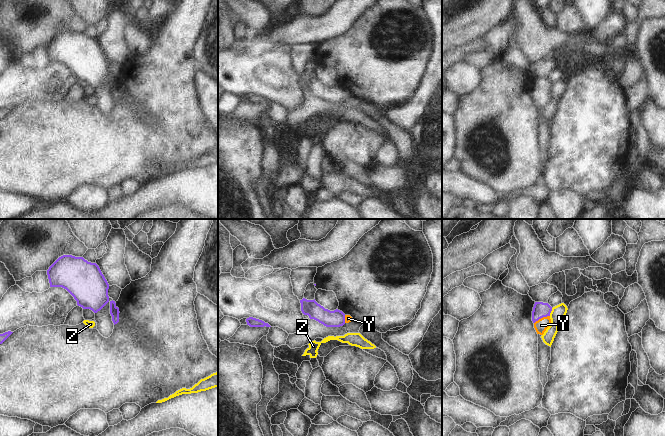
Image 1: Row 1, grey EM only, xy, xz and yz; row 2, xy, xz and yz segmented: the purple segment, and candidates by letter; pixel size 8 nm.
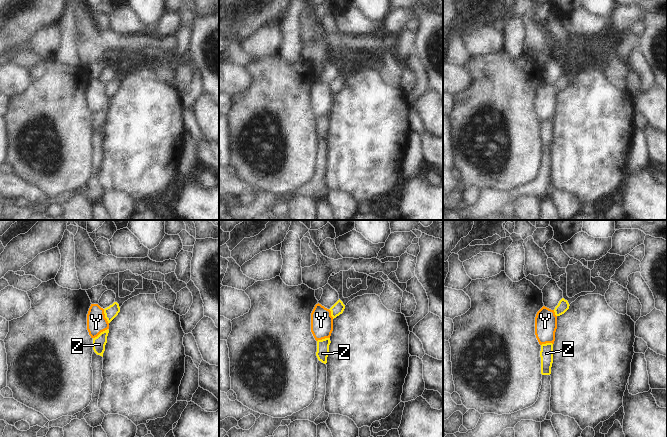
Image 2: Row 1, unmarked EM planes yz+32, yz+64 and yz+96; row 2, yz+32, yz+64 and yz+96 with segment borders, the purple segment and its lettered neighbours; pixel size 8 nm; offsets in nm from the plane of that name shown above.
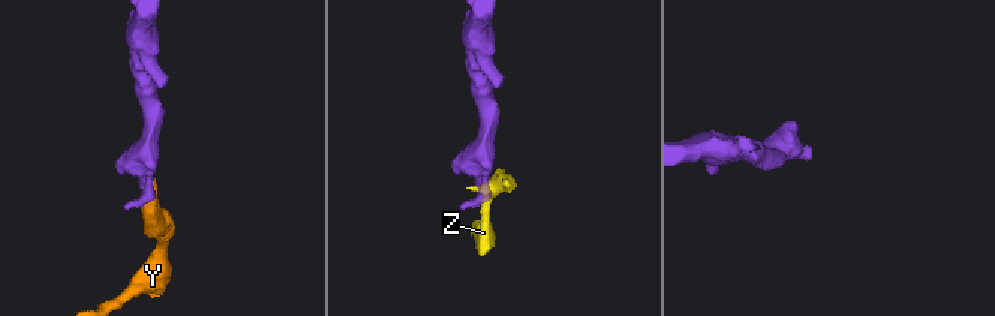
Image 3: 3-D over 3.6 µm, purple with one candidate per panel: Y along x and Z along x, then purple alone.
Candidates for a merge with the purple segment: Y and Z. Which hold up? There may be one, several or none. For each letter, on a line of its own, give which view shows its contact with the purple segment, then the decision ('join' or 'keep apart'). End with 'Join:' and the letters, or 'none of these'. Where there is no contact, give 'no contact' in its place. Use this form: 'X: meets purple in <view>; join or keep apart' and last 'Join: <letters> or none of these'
Y: meets purple in yz; join
Z: meets purple in yz; keep apart
Join: Y

